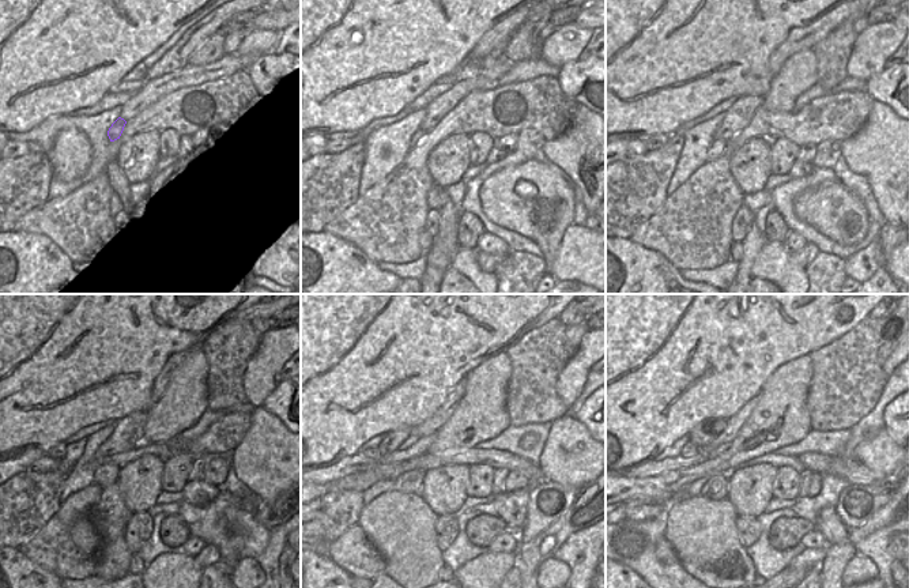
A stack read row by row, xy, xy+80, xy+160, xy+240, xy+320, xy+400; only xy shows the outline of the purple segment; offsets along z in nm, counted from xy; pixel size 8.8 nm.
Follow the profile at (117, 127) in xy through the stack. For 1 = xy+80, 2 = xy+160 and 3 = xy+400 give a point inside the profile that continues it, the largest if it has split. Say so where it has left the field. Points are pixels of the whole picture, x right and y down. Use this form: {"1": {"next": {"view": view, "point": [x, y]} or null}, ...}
{"1": {"next": {"view": "xy+80", "point": [418, 135]}}, "2": {"next": {"view": "xy+160", "point": [719, 146]}}, "3": {"next": {"view": "xy+400", "point": [716, 487]}}}

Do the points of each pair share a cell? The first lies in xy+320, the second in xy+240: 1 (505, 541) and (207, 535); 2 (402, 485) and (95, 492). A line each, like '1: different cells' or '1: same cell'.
1: different cells
2: different cells

